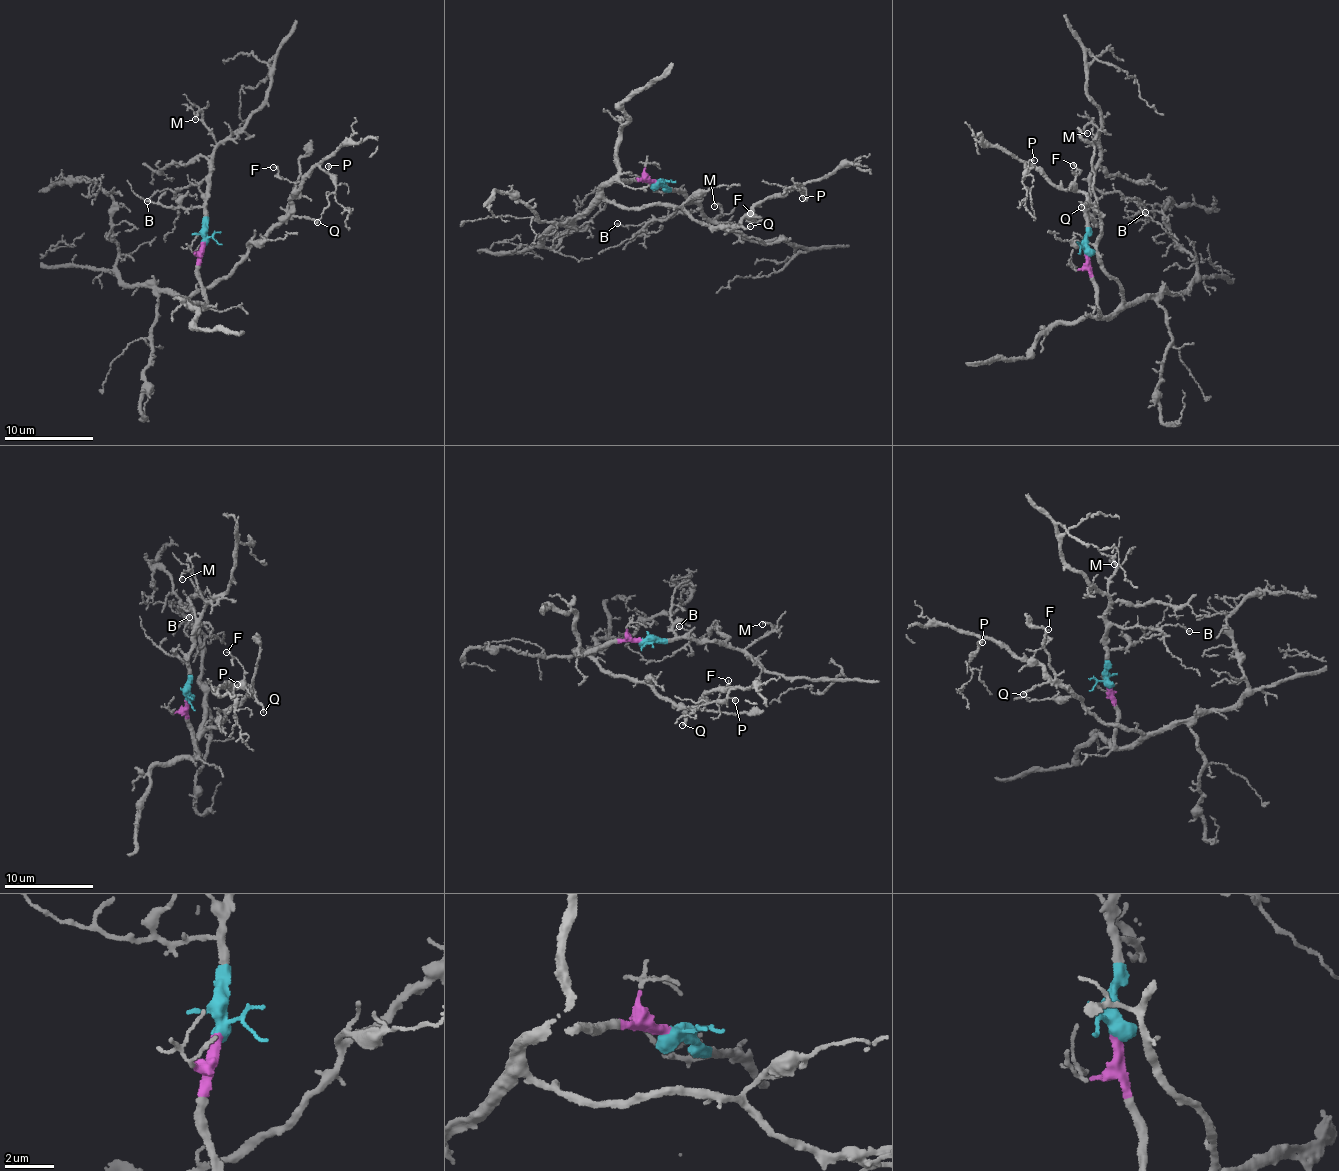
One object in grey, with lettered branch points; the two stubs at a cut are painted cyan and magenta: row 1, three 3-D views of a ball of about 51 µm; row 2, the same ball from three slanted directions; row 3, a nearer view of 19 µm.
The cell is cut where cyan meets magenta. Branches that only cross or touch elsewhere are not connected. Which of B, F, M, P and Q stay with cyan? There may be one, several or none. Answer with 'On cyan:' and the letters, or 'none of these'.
On cyan: B, M

